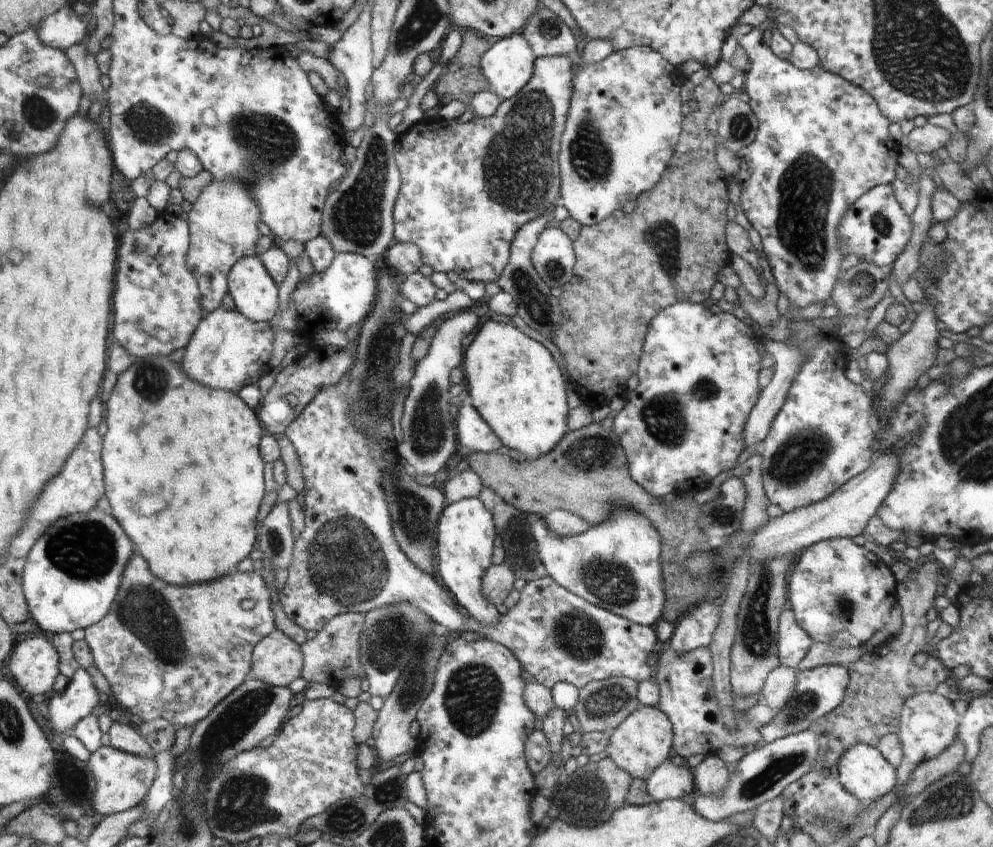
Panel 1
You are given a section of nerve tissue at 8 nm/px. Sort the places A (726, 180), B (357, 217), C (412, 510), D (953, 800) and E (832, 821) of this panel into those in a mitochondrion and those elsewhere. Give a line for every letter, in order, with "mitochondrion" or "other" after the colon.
A: other
B: mitochondrion
C: mitochondrion
D: mitochondrion
E: mitochondrion

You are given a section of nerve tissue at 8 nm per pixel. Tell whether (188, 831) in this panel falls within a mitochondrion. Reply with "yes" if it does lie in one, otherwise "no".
yes

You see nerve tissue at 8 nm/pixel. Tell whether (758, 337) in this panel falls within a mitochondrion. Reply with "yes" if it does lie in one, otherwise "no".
no

